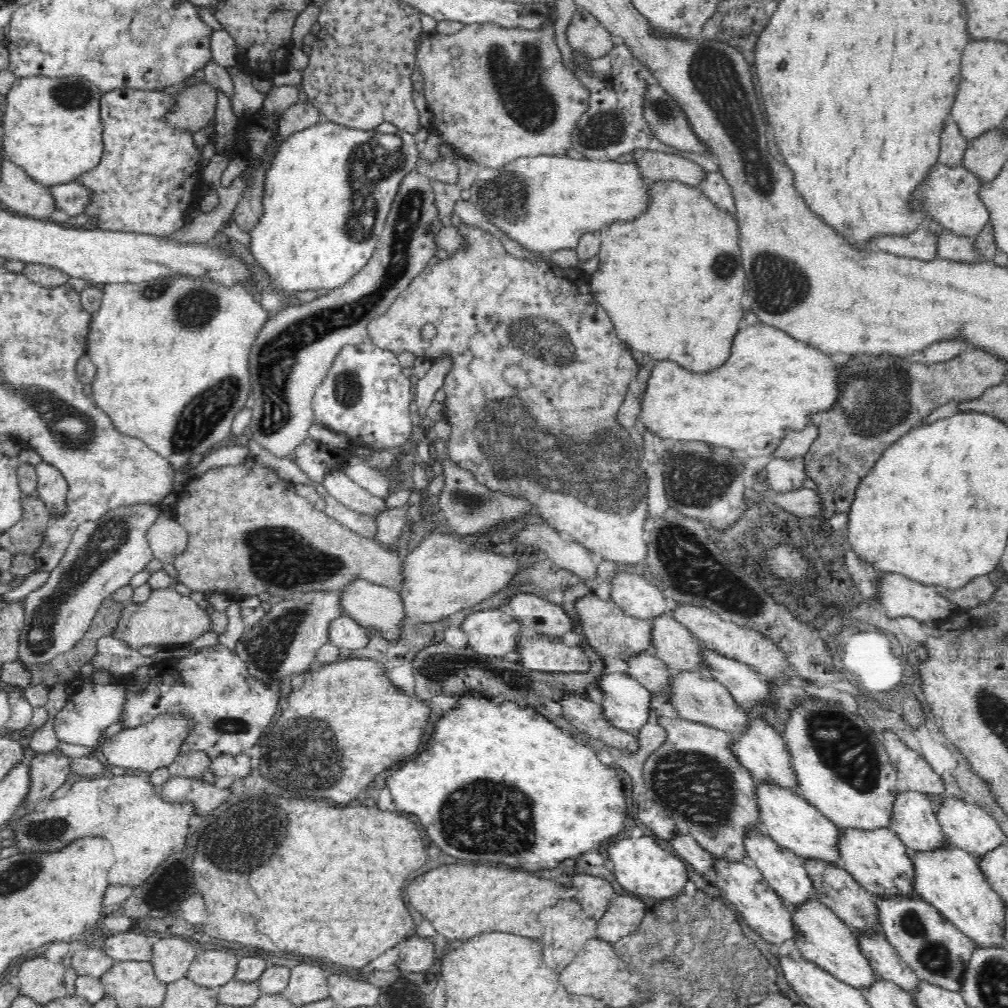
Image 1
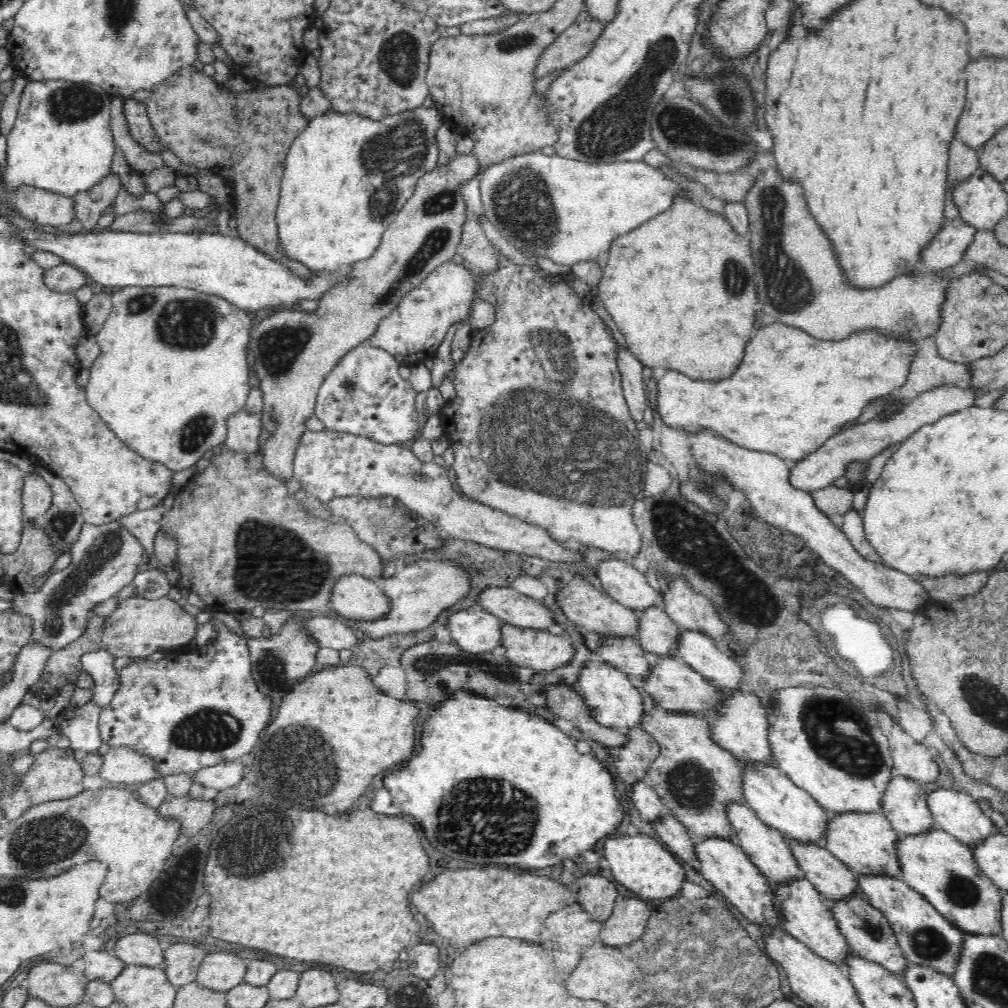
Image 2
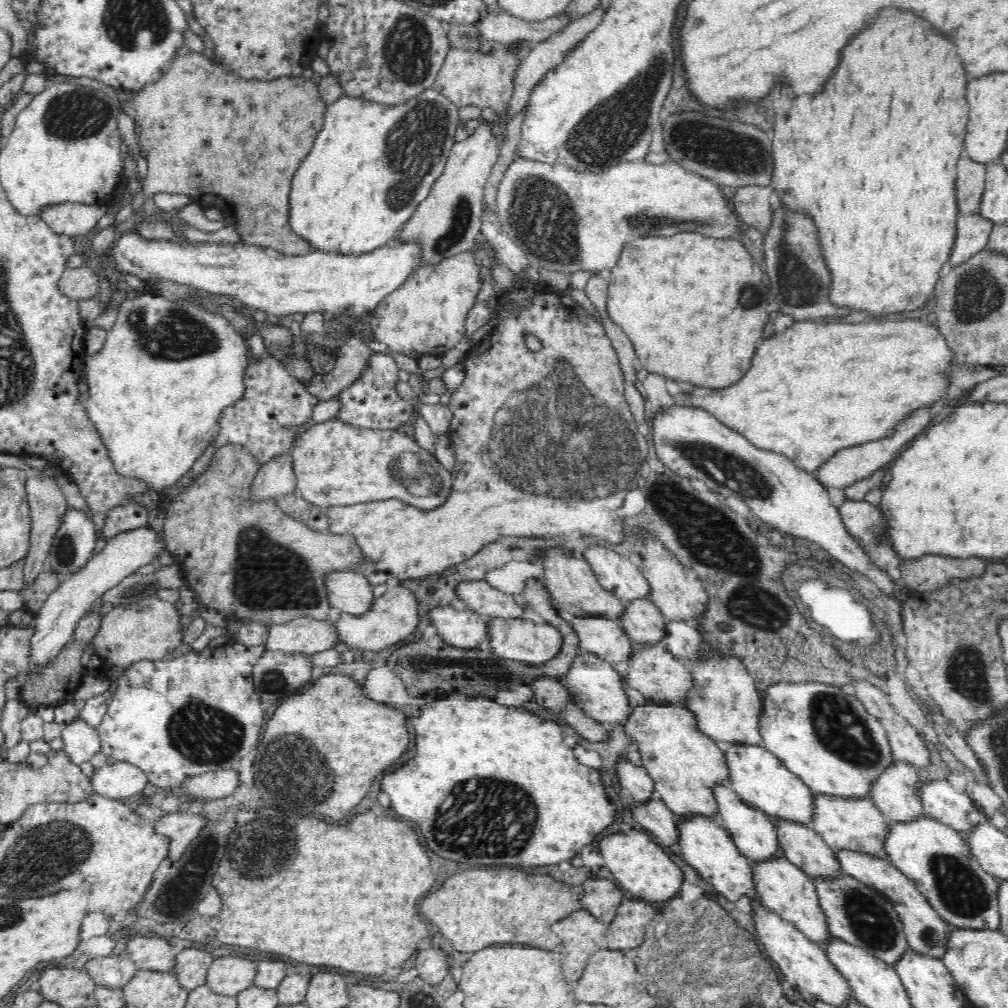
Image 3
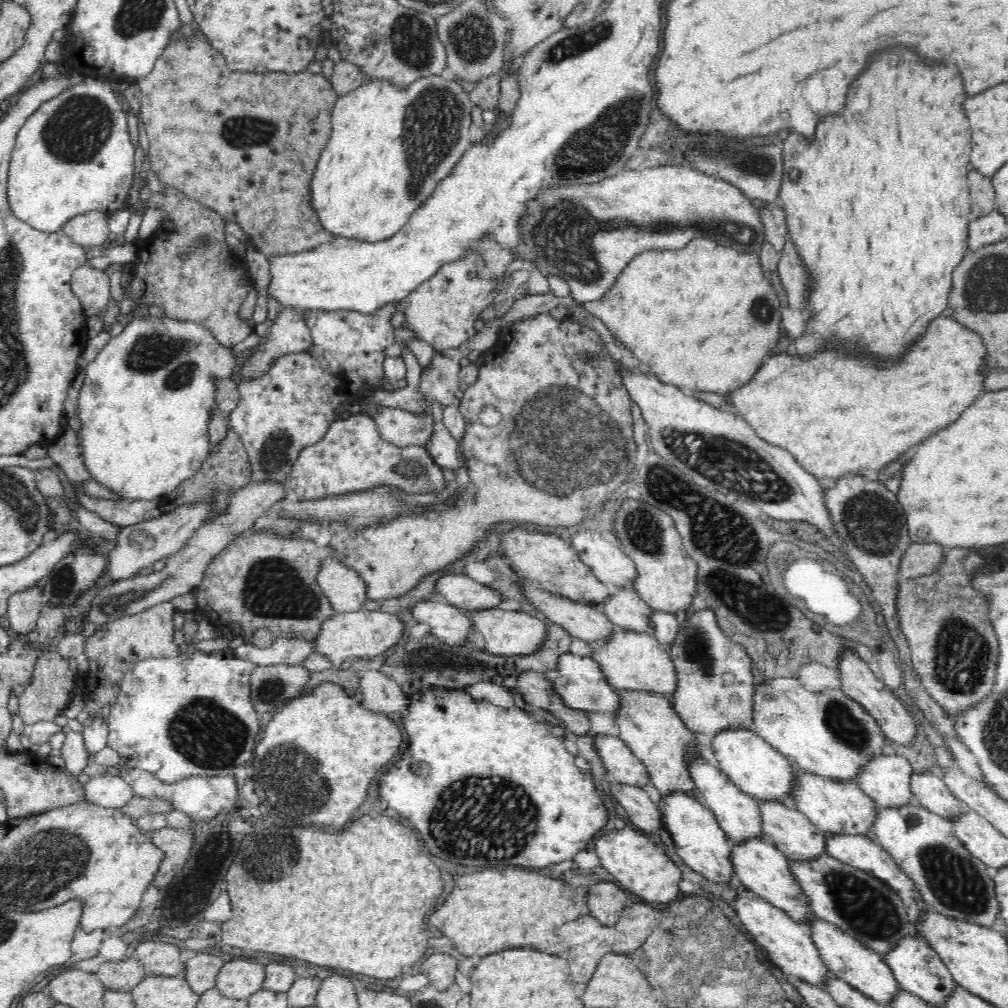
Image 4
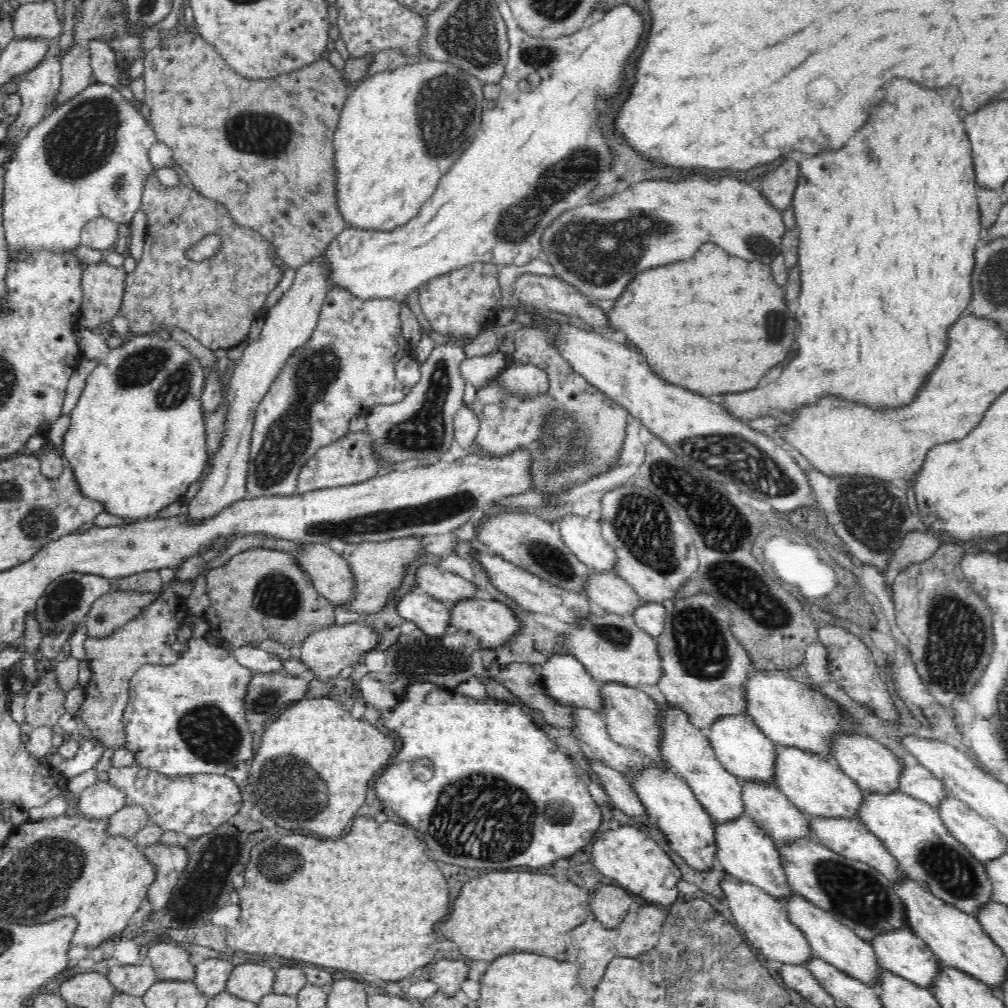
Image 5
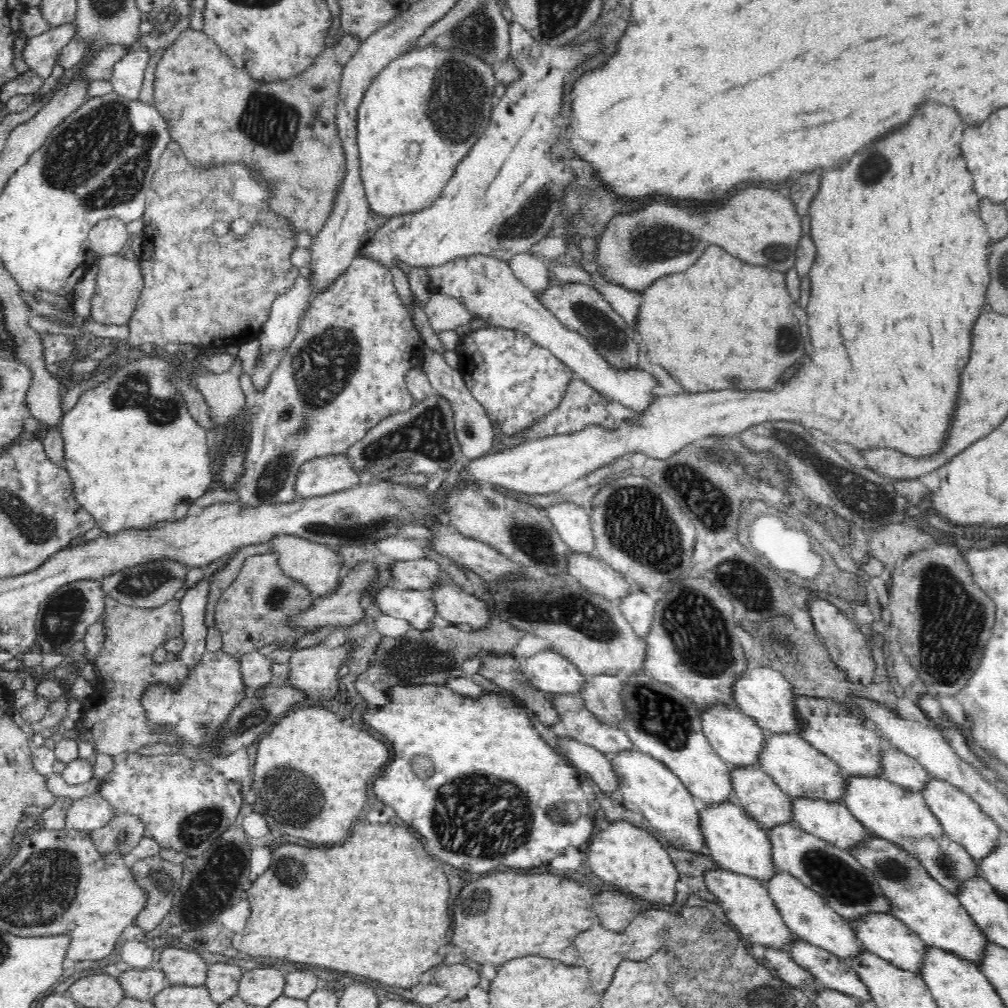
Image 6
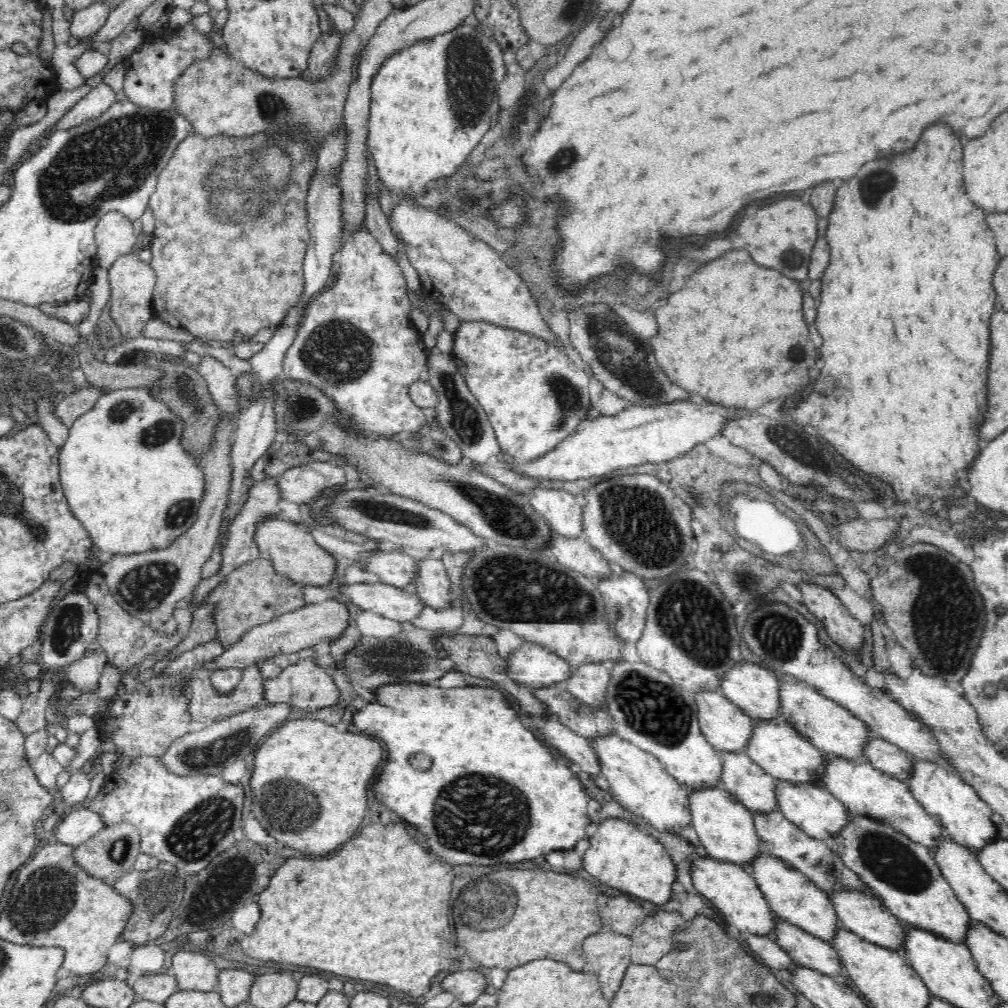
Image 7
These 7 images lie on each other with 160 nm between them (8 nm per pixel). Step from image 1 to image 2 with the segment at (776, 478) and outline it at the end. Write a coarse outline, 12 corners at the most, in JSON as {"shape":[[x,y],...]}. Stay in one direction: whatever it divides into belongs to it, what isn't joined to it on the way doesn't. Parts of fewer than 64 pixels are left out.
{"shape":[[940,386],[888,420],[850,426],[789,462],[788,484],[832,485],[922,425],[974,406],[976,392]]}

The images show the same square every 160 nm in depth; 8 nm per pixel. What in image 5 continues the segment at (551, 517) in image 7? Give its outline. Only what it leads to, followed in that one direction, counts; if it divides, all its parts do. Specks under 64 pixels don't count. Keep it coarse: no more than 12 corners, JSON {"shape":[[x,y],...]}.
{"shape":[[565,515],[559,531],[580,563],[594,572],[618,564],[601,526]]}

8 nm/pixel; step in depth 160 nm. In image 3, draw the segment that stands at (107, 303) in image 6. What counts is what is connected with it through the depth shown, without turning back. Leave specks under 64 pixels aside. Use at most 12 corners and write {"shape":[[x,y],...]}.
{"shape":[[86,265],[66,268],[57,287],[71,299],[92,298],[99,276]]}

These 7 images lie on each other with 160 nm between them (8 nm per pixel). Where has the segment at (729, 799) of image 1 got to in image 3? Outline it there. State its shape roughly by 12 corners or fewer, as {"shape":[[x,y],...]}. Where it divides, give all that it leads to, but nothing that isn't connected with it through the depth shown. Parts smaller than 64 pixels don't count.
{"shape":[[686,706],[623,724],[679,818],[718,821],[726,754]]}

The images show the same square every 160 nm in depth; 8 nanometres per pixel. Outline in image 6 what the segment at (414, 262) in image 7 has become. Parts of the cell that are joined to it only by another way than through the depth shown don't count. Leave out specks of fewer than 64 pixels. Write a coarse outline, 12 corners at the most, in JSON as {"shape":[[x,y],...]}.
{"shape":[[468,256],[428,268],[430,291],[520,331],[638,415],[658,376],[614,367],[568,329],[509,263]]}

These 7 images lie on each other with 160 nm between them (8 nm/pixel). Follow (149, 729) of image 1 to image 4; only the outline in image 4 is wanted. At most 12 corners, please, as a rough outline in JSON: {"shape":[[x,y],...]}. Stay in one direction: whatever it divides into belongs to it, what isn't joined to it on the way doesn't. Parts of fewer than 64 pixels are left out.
{"shape":[[114,771],[90,777],[86,801],[124,807],[136,796]]}

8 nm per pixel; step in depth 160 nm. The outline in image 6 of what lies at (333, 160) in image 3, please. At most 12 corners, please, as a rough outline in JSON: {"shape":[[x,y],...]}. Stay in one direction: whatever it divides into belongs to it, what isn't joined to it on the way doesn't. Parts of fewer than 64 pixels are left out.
{"shape":[[404,52],[356,109],[368,211],[440,197],[488,126],[492,66]]}

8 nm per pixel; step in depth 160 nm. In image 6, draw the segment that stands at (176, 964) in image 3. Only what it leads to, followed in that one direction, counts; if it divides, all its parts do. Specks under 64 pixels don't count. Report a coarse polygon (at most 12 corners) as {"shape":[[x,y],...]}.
{"shape":[[207,963],[205,984],[217,1003],[237,994],[243,970]]}

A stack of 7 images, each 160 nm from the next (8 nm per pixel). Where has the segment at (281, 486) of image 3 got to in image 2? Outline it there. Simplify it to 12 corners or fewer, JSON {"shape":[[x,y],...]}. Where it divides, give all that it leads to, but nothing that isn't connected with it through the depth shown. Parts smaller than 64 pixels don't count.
{"shape":[[471,153],[418,178],[316,310],[251,332],[264,465],[286,482],[324,379],[452,260]]}

